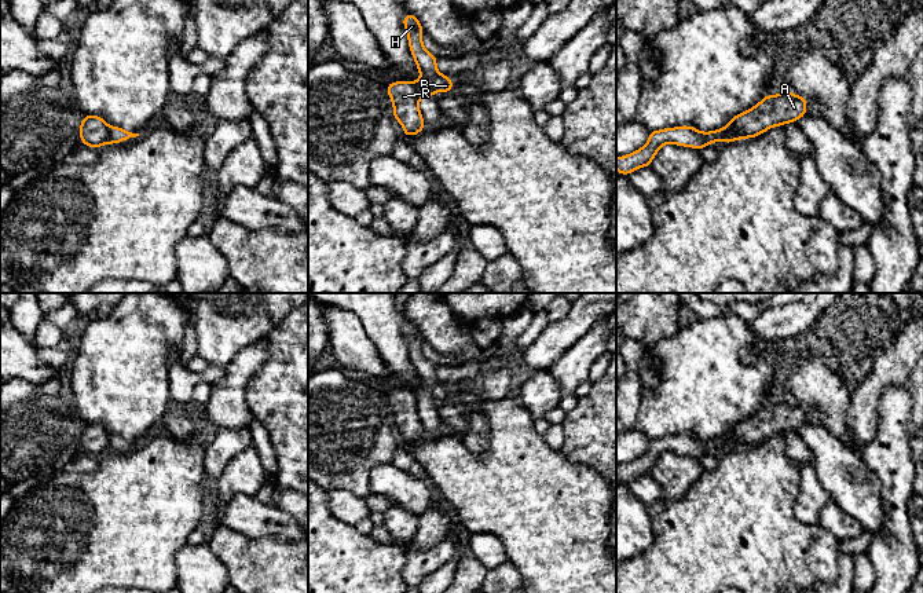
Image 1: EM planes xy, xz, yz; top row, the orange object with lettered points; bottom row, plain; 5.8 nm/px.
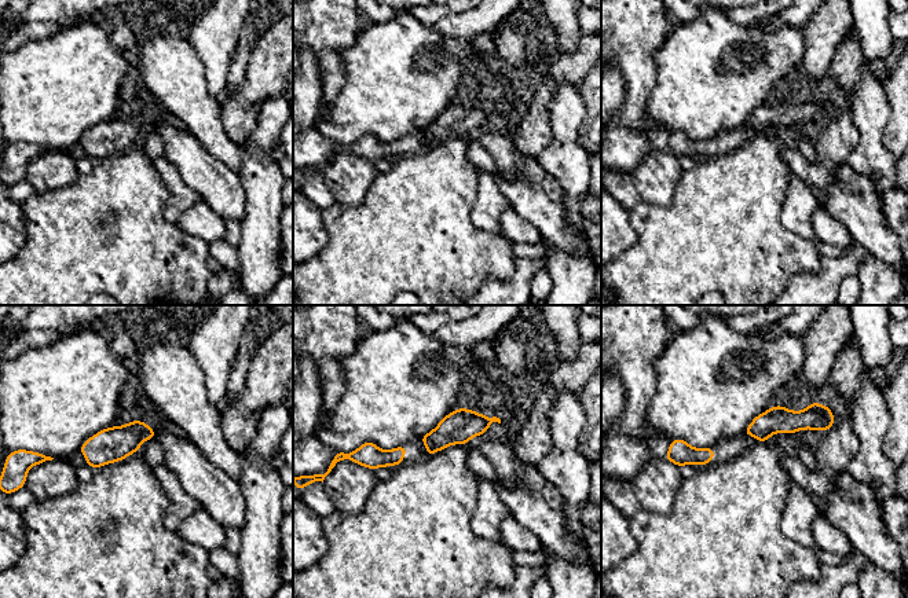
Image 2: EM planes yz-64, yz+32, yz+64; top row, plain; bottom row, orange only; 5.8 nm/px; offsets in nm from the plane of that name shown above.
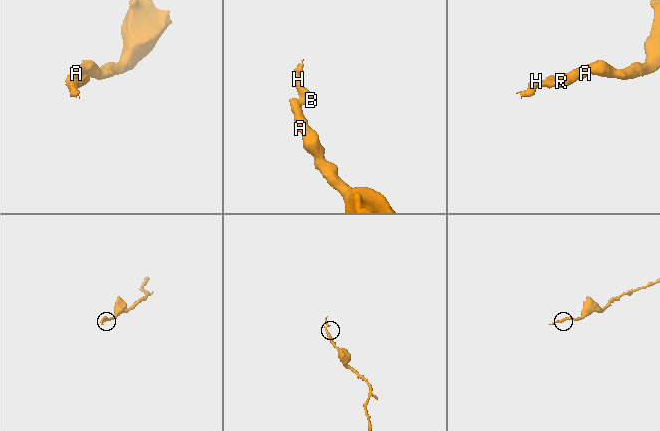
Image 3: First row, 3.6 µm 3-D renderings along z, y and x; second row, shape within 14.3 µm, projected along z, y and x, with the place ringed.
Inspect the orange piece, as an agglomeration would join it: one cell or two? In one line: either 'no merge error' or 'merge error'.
merge error

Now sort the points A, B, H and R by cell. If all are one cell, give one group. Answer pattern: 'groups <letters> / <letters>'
groups A R / B H

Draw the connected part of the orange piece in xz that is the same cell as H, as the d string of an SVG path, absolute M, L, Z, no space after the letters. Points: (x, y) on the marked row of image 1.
M410 12L404 15L403 25L407 32L410 51L421 73L421 77L417 81L414 81L417 96L421 99L428 99L436 91L453 91L453 80L437 72L437 58L429 54L422 45L424 29L420 21Z

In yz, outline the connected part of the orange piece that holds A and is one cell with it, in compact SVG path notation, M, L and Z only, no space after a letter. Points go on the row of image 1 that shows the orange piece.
M784 89L779 95L766 95L758 105L732 118L724 128L728 129L722 139L725 143L737 139L755 138L772 127L795 122L806 114L809 102Z

